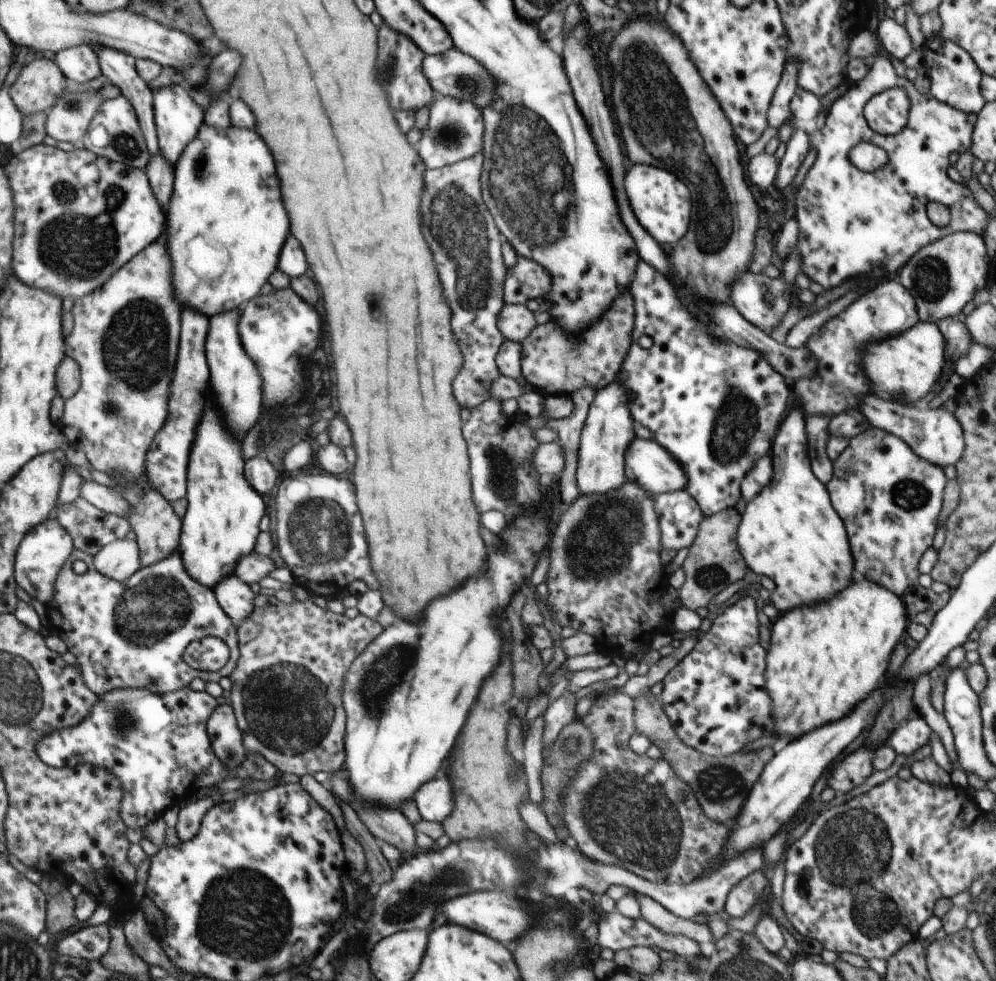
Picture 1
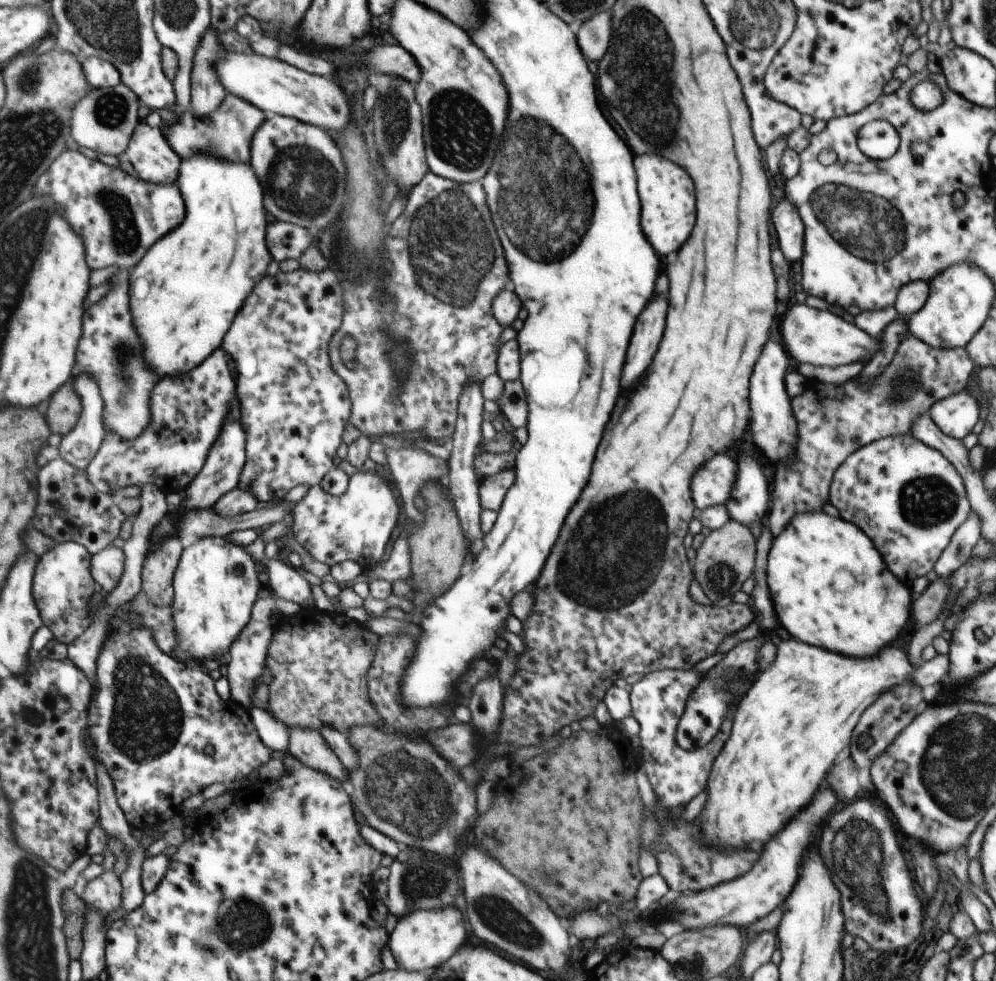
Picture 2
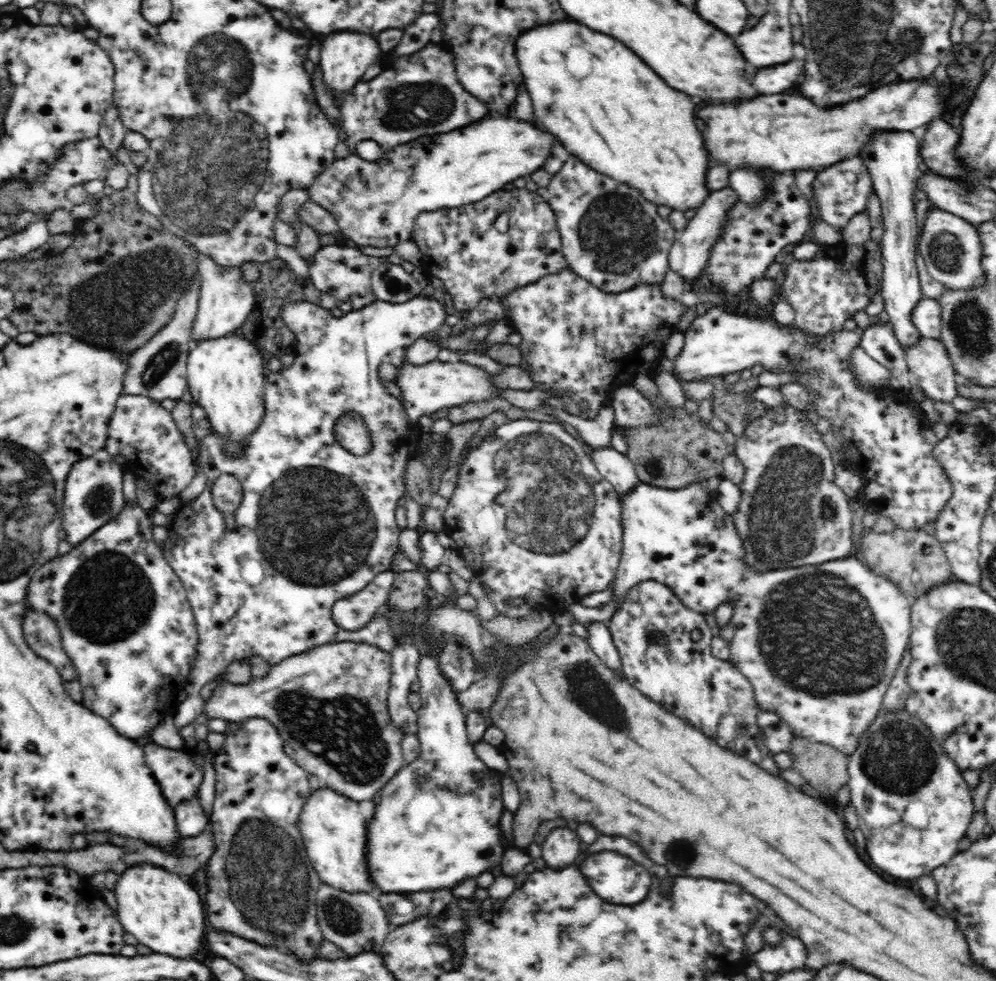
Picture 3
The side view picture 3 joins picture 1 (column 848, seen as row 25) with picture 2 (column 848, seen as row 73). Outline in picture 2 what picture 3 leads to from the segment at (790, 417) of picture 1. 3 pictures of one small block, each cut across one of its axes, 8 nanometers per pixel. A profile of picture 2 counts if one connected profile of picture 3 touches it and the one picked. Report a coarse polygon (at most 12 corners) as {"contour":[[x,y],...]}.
{"contour":[[824,511],[790,520],[766,576],[788,634],[872,656],[911,590],[870,537]]}

